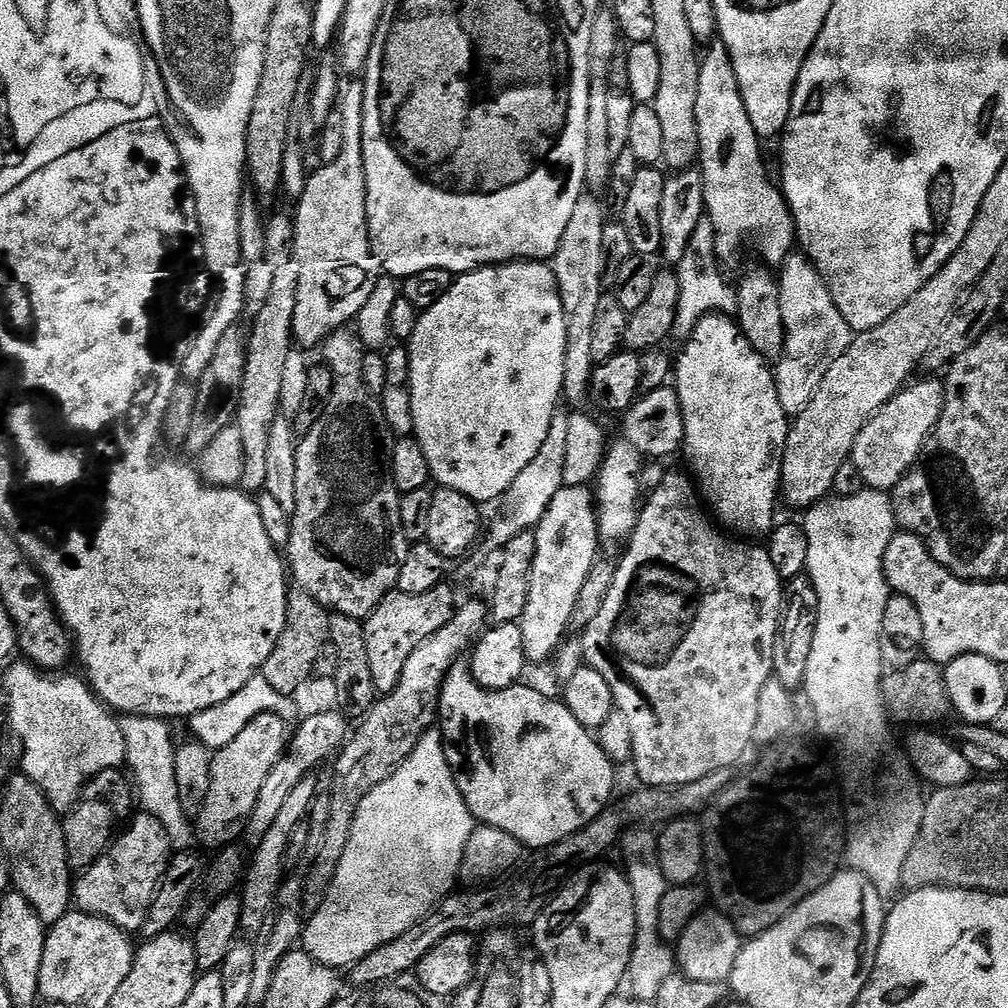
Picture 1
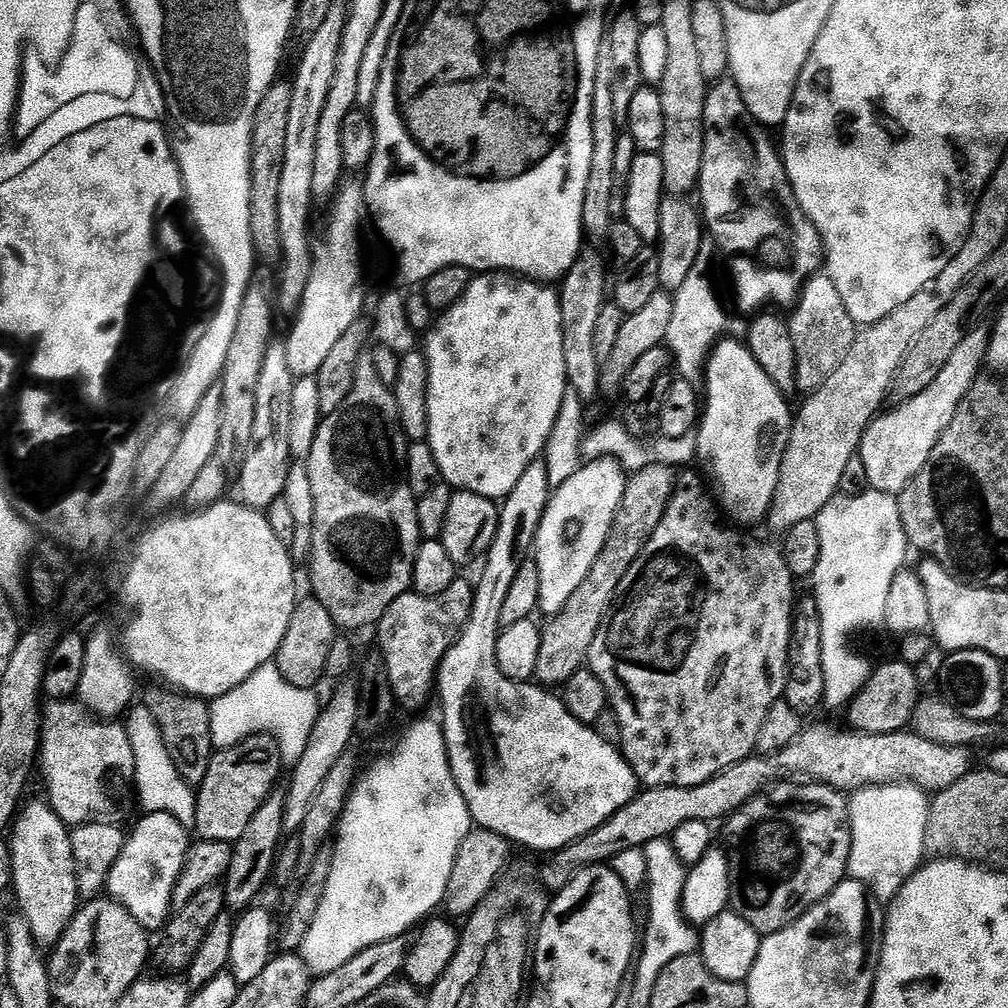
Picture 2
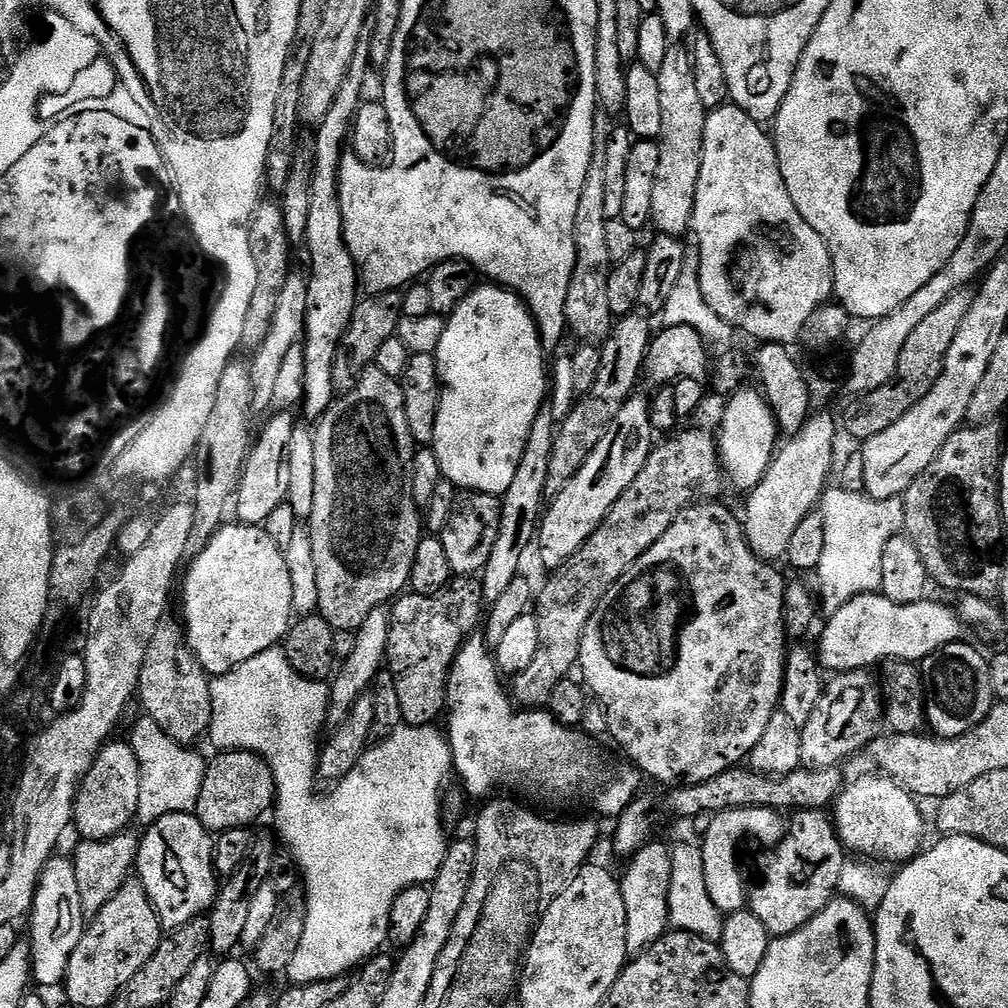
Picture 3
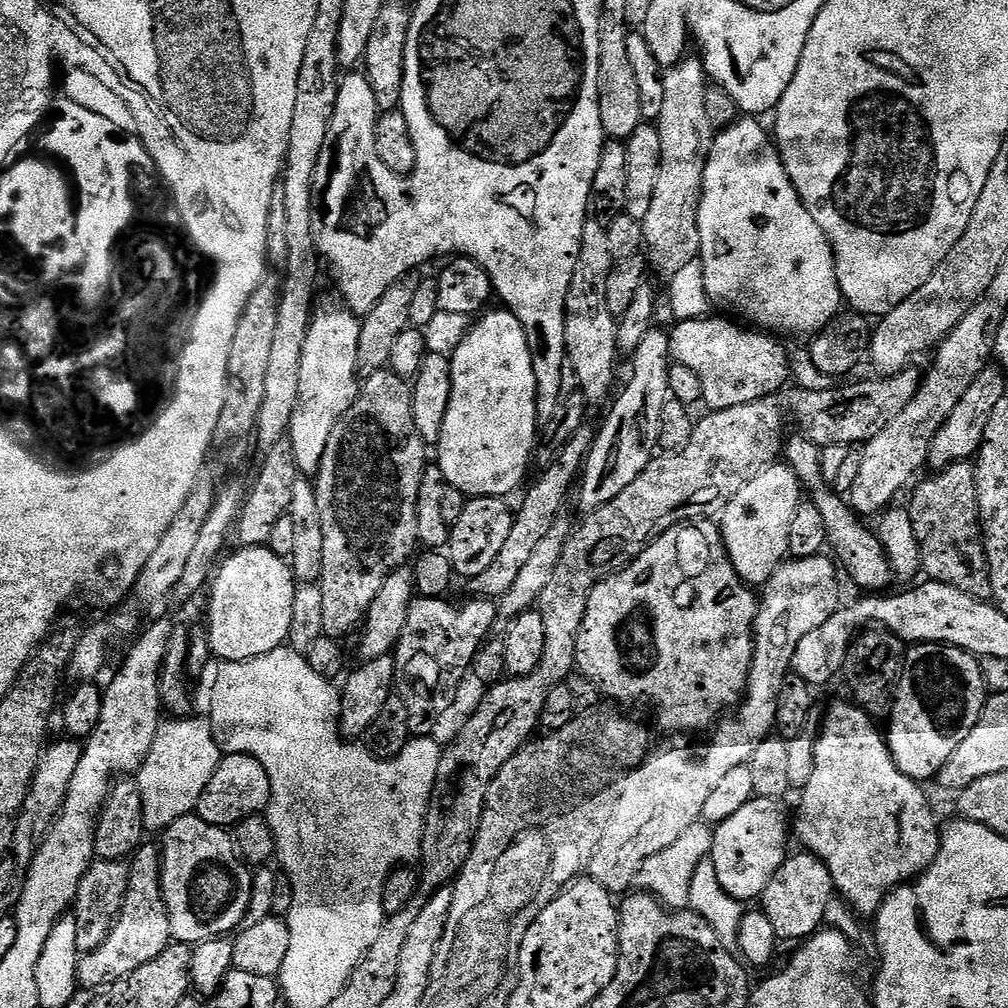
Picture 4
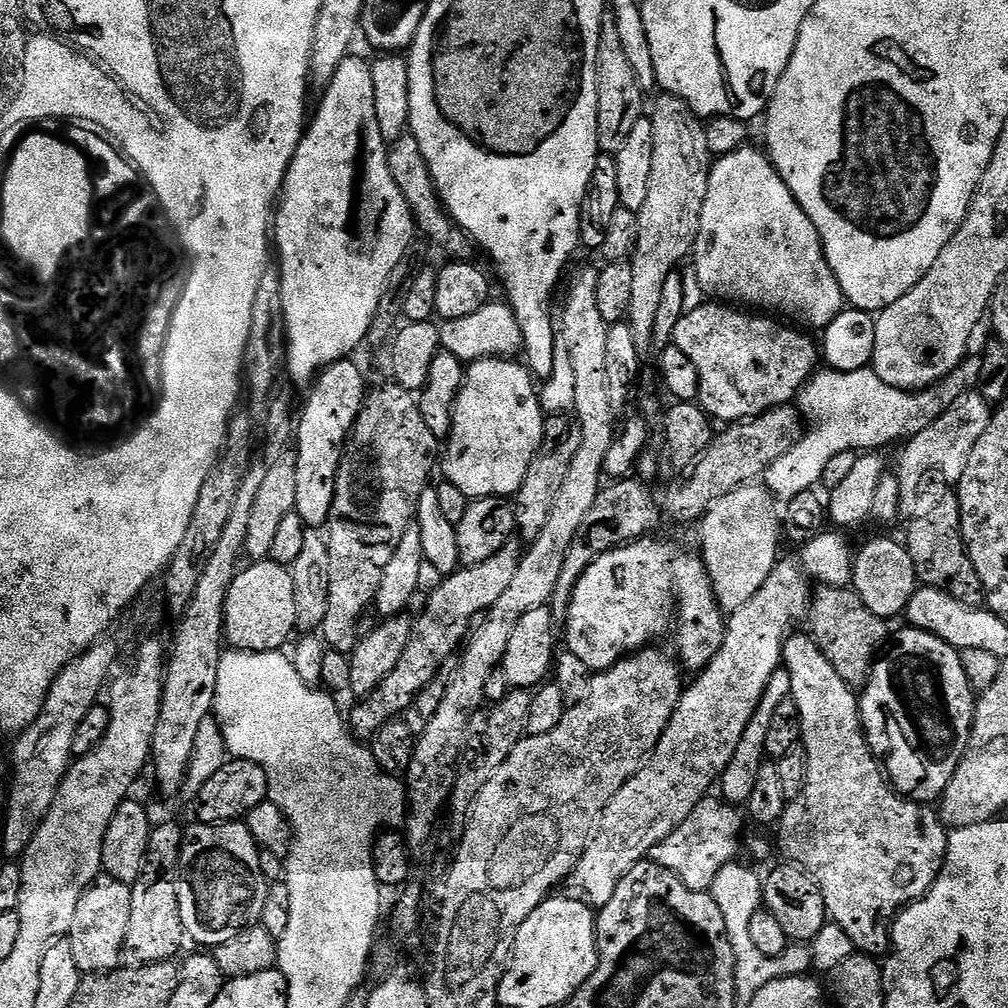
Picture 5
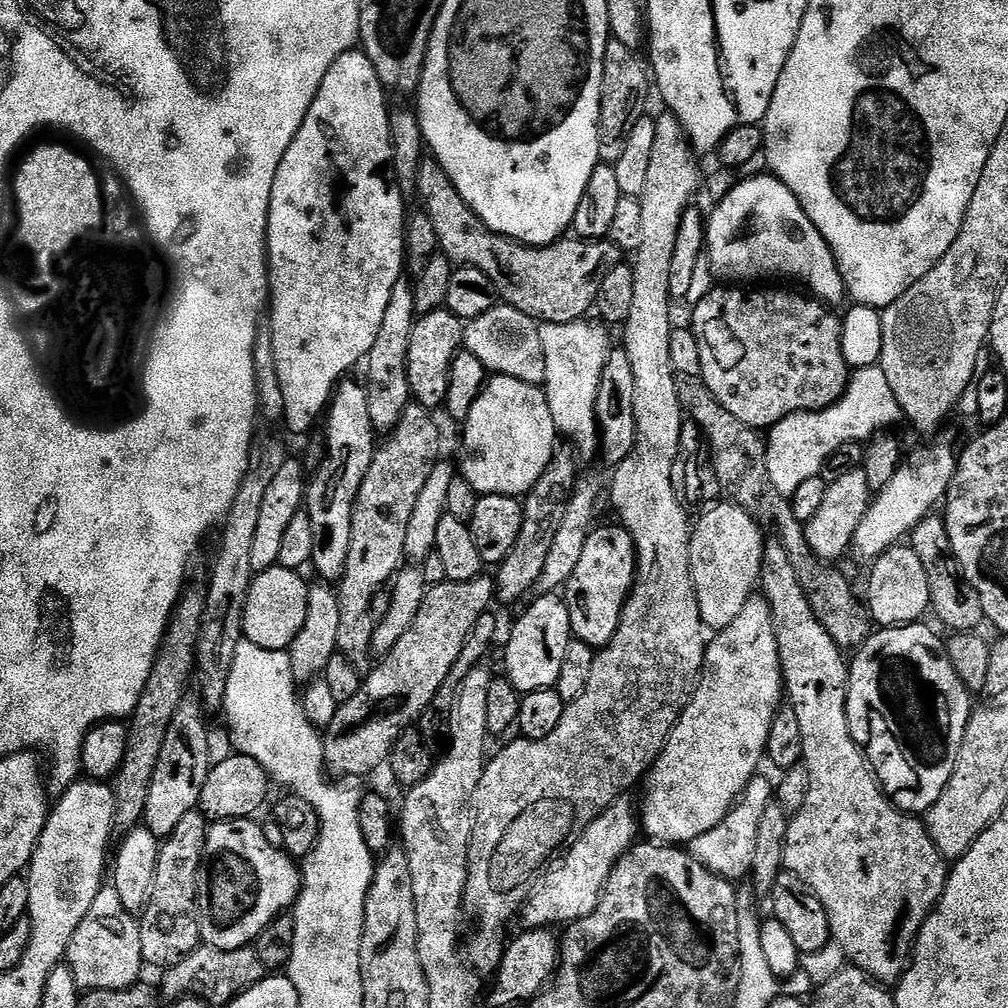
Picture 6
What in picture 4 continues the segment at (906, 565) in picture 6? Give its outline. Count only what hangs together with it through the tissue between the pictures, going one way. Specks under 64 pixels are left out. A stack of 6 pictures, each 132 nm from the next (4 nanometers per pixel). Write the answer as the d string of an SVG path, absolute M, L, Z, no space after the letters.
M803 434L789 435L784 441L782 453L783 463L800 479L800 487L806 493L807 499L818 506L826 525L827 547L834 557L837 565L842 569L843 575L853 580L868 594L880 594L885 591L888 583L893 583L894 577L890 570L890 562L886 558L886 550L882 542L876 537L871 527L867 528L865 521L853 510L851 503L841 493L833 490L824 467L822 449L810 438Z

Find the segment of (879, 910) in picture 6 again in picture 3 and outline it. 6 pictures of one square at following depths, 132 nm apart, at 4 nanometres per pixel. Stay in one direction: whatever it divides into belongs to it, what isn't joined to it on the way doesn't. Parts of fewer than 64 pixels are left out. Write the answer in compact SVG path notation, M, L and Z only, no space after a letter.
M875 775L860 776L841 787L840 795L834 801L836 832L849 853L892 866L903 866L916 859L925 847L924 816L916 805L919 804L917 797L889 776Z

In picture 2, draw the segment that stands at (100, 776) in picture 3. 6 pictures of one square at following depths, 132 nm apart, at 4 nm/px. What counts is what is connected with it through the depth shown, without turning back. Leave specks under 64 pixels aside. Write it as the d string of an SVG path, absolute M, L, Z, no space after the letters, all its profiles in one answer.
M76 720L65 728L45 727L40 742L39 763L48 775L47 803L69 829L99 821L112 808L108 779L135 781L132 738L120 722Z

